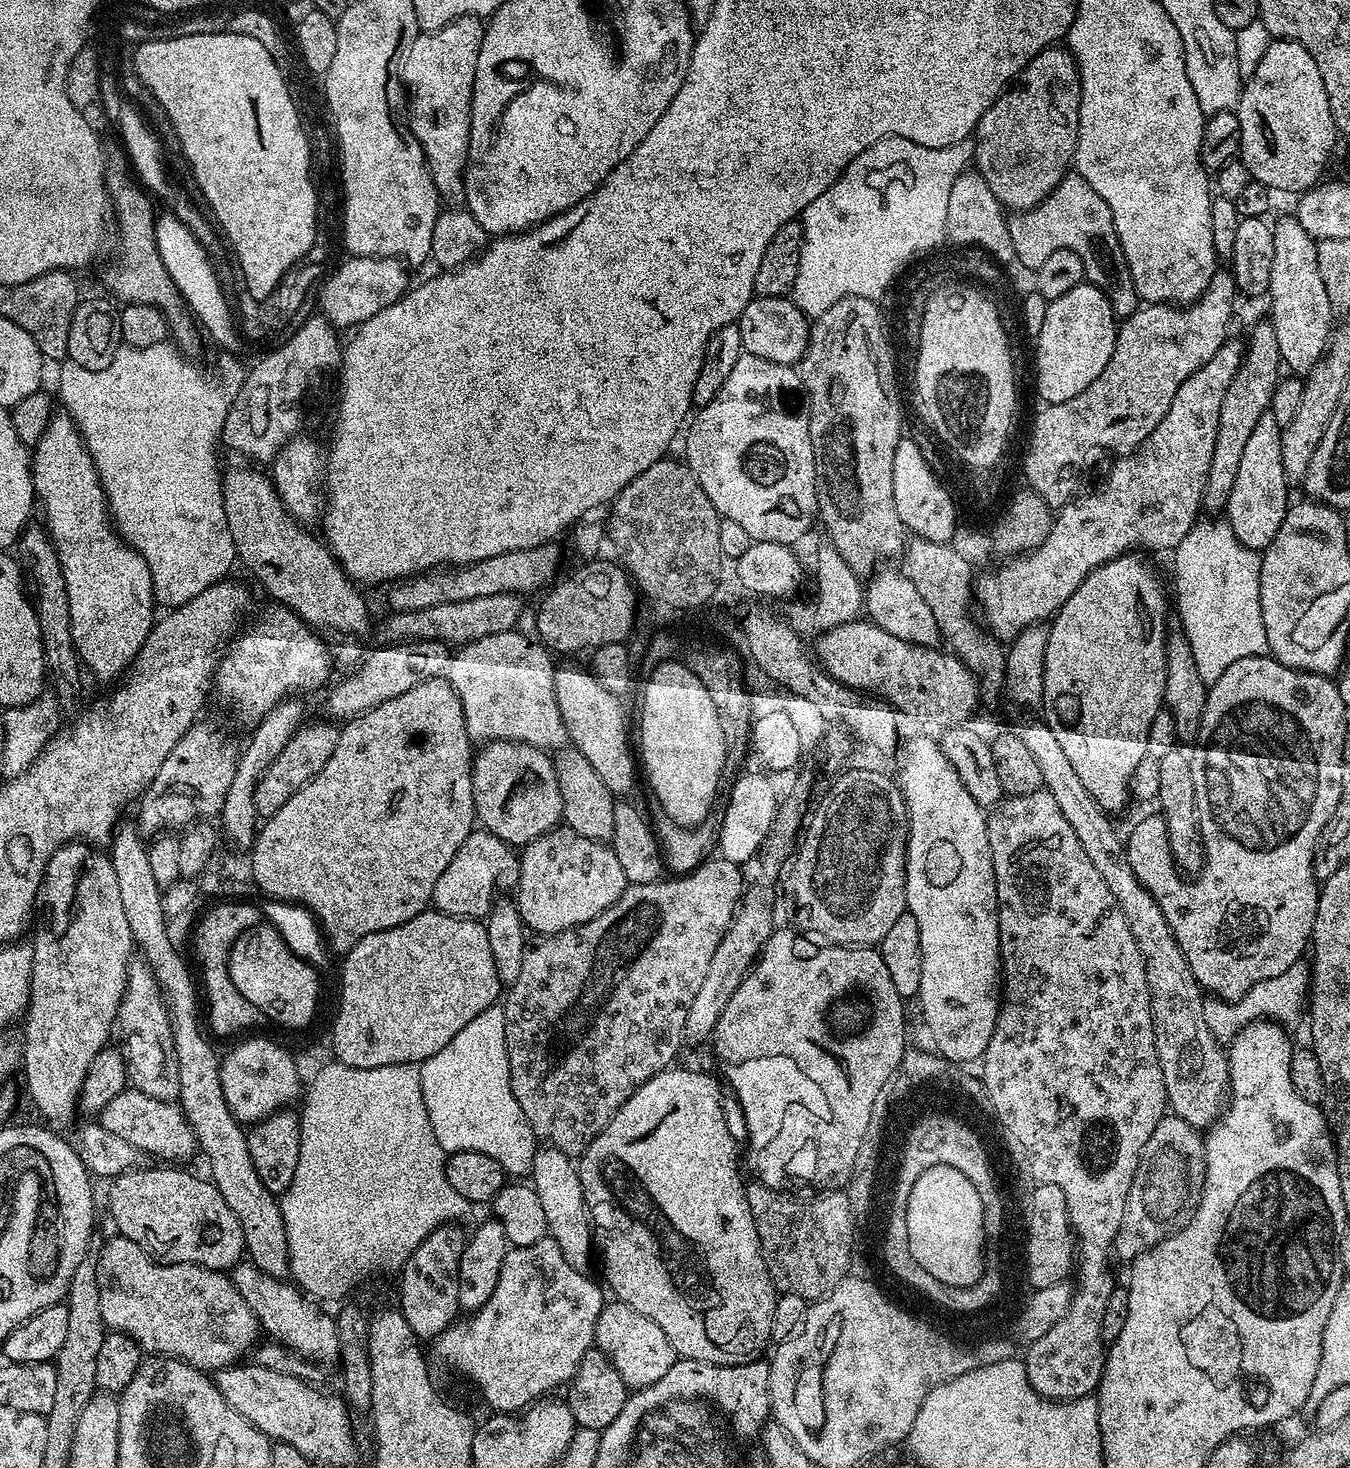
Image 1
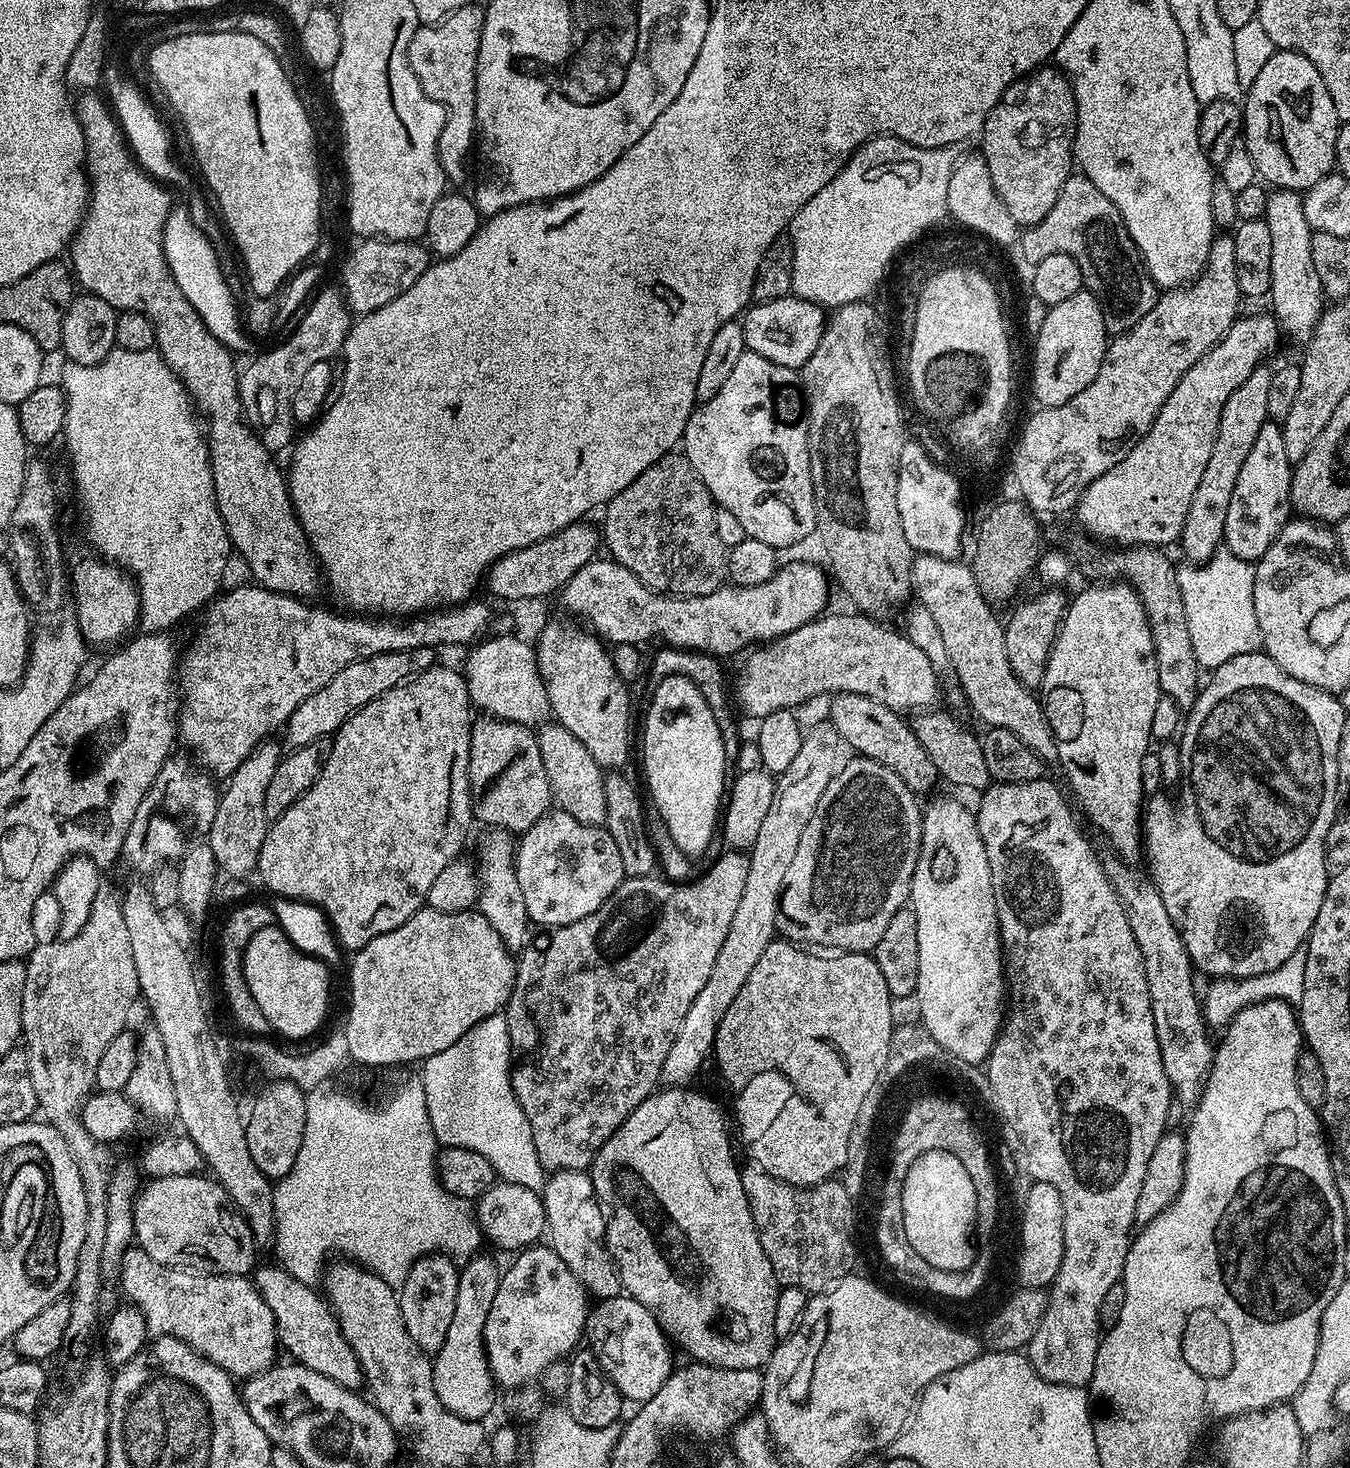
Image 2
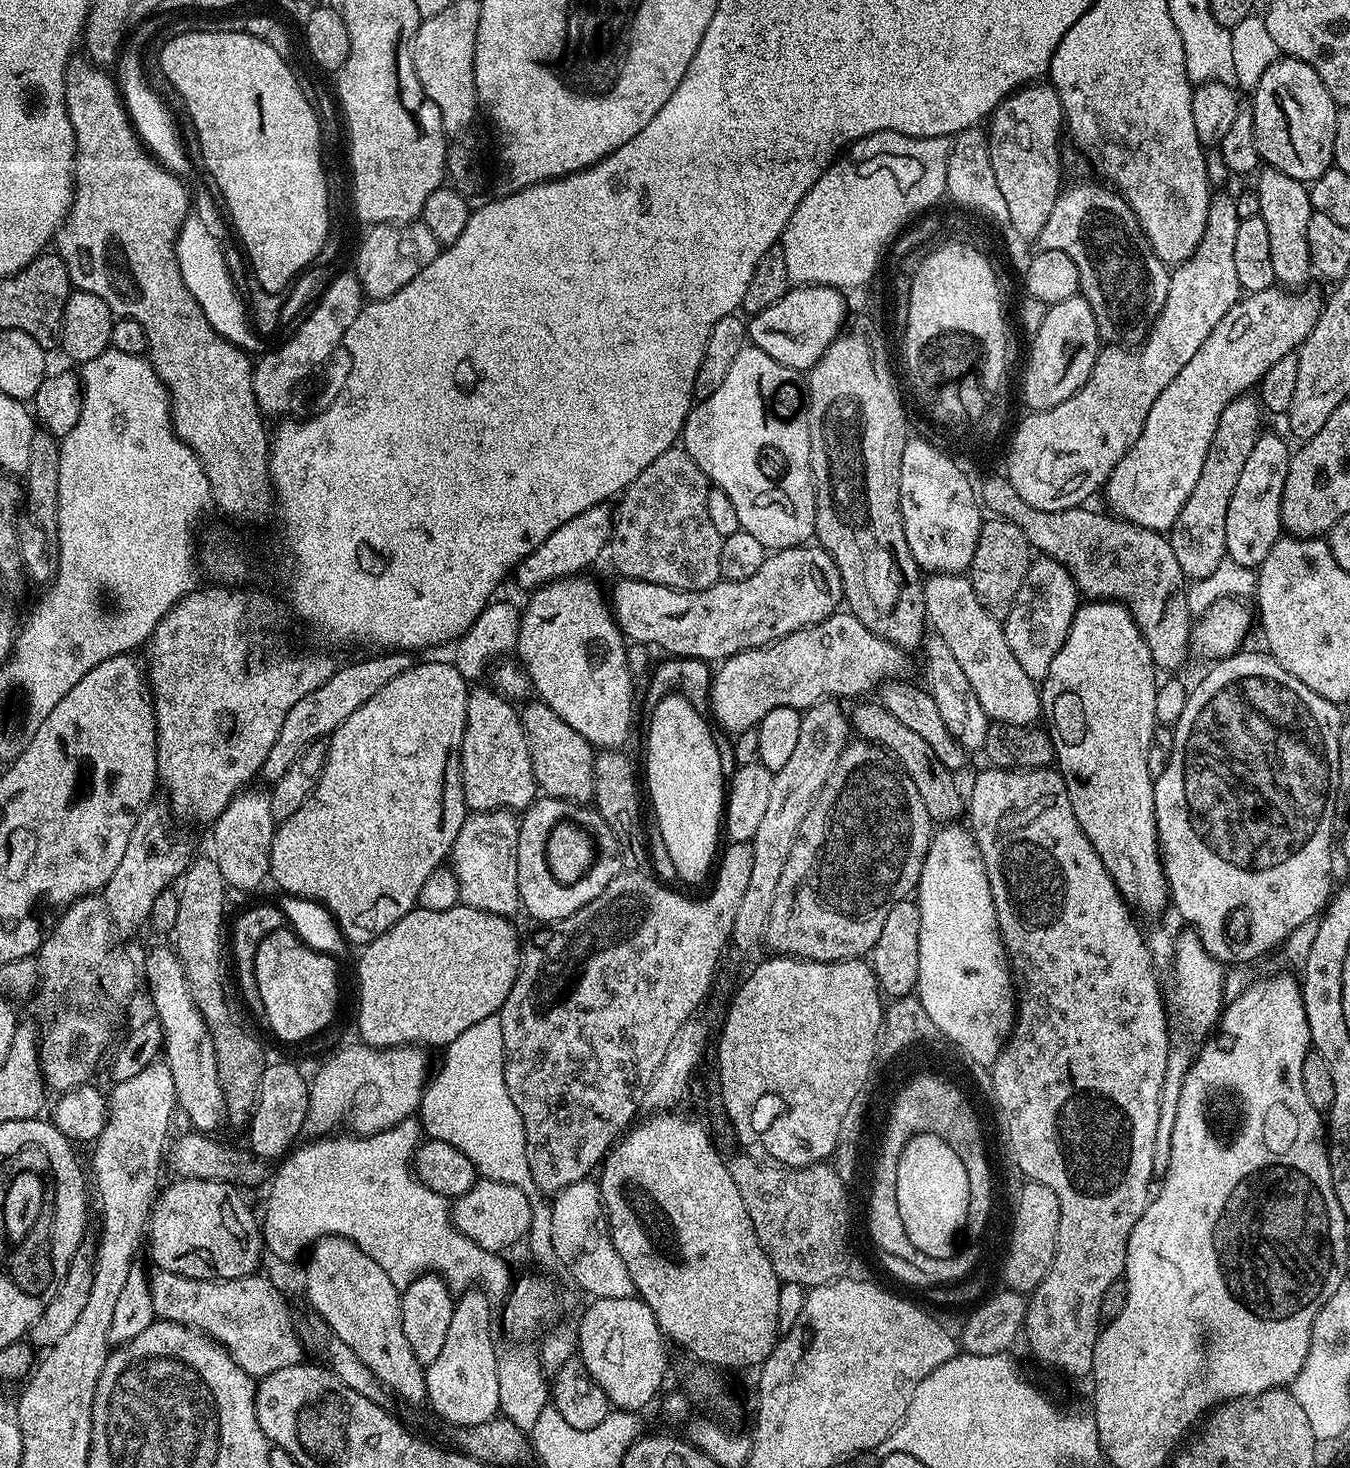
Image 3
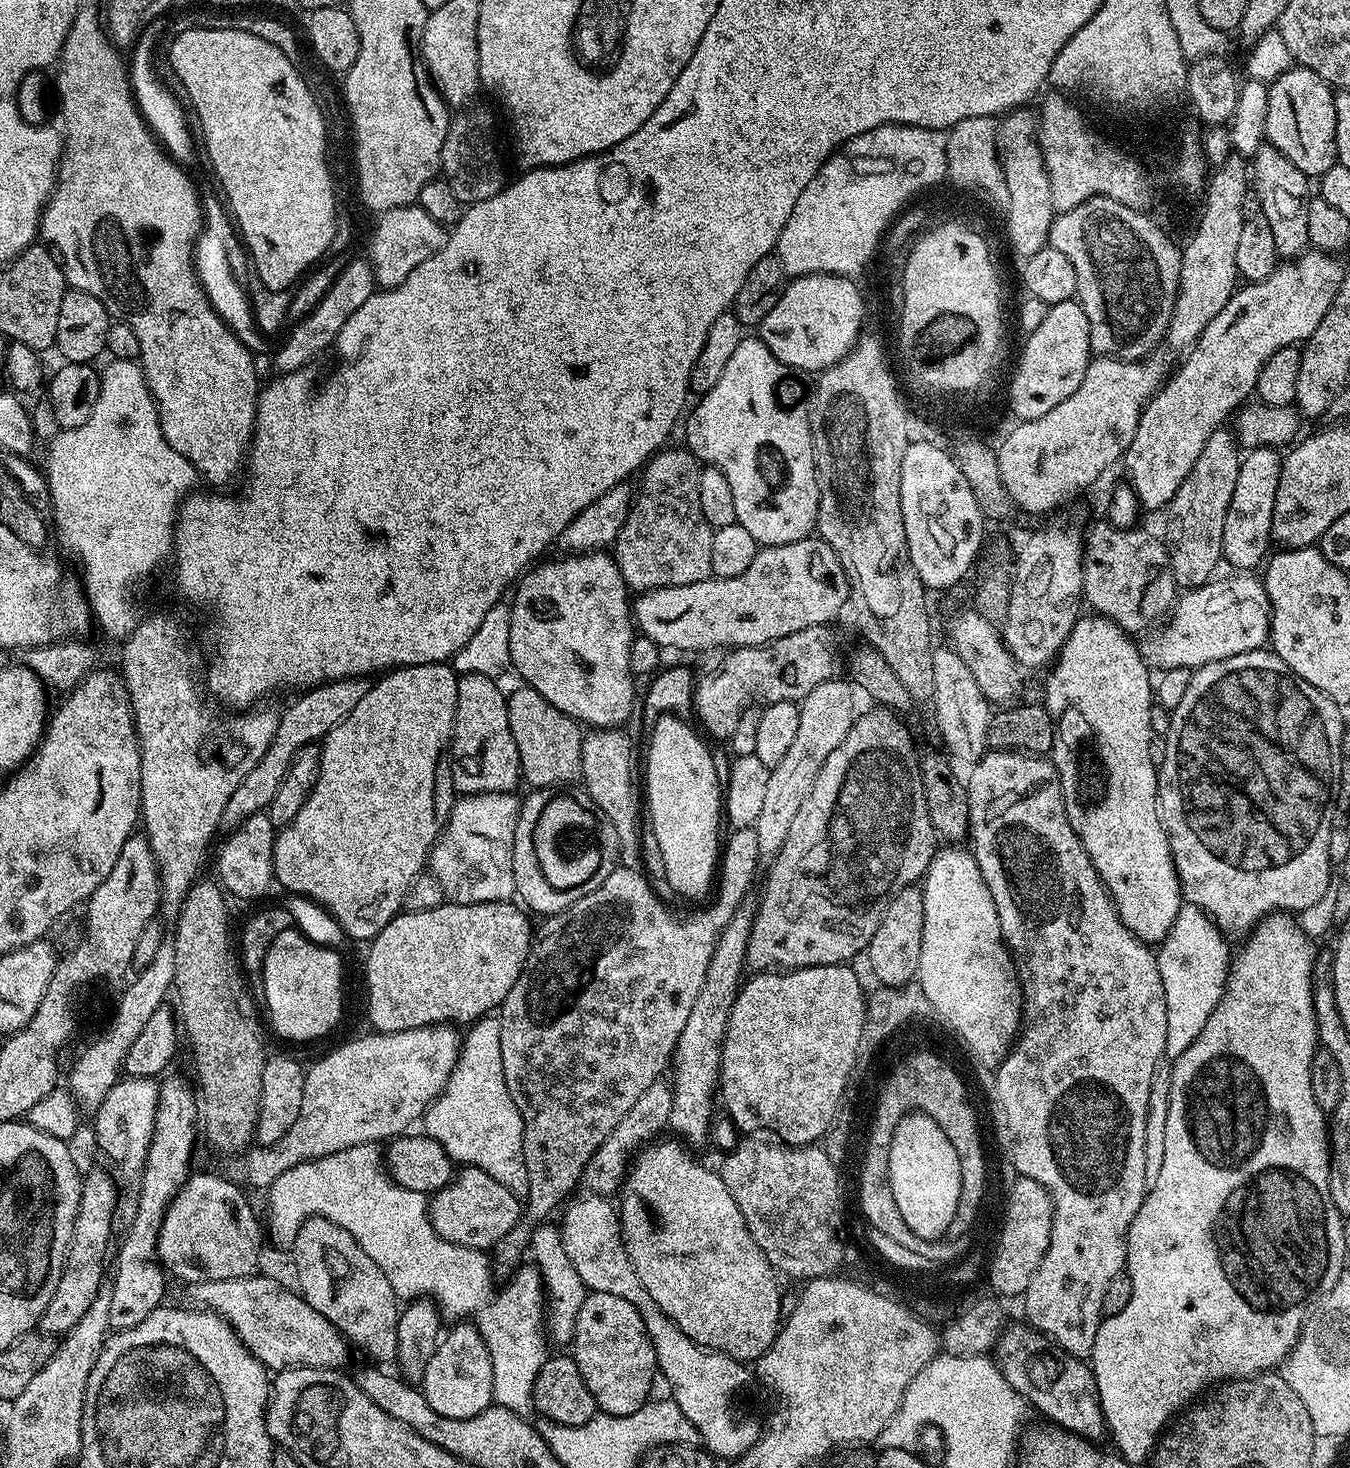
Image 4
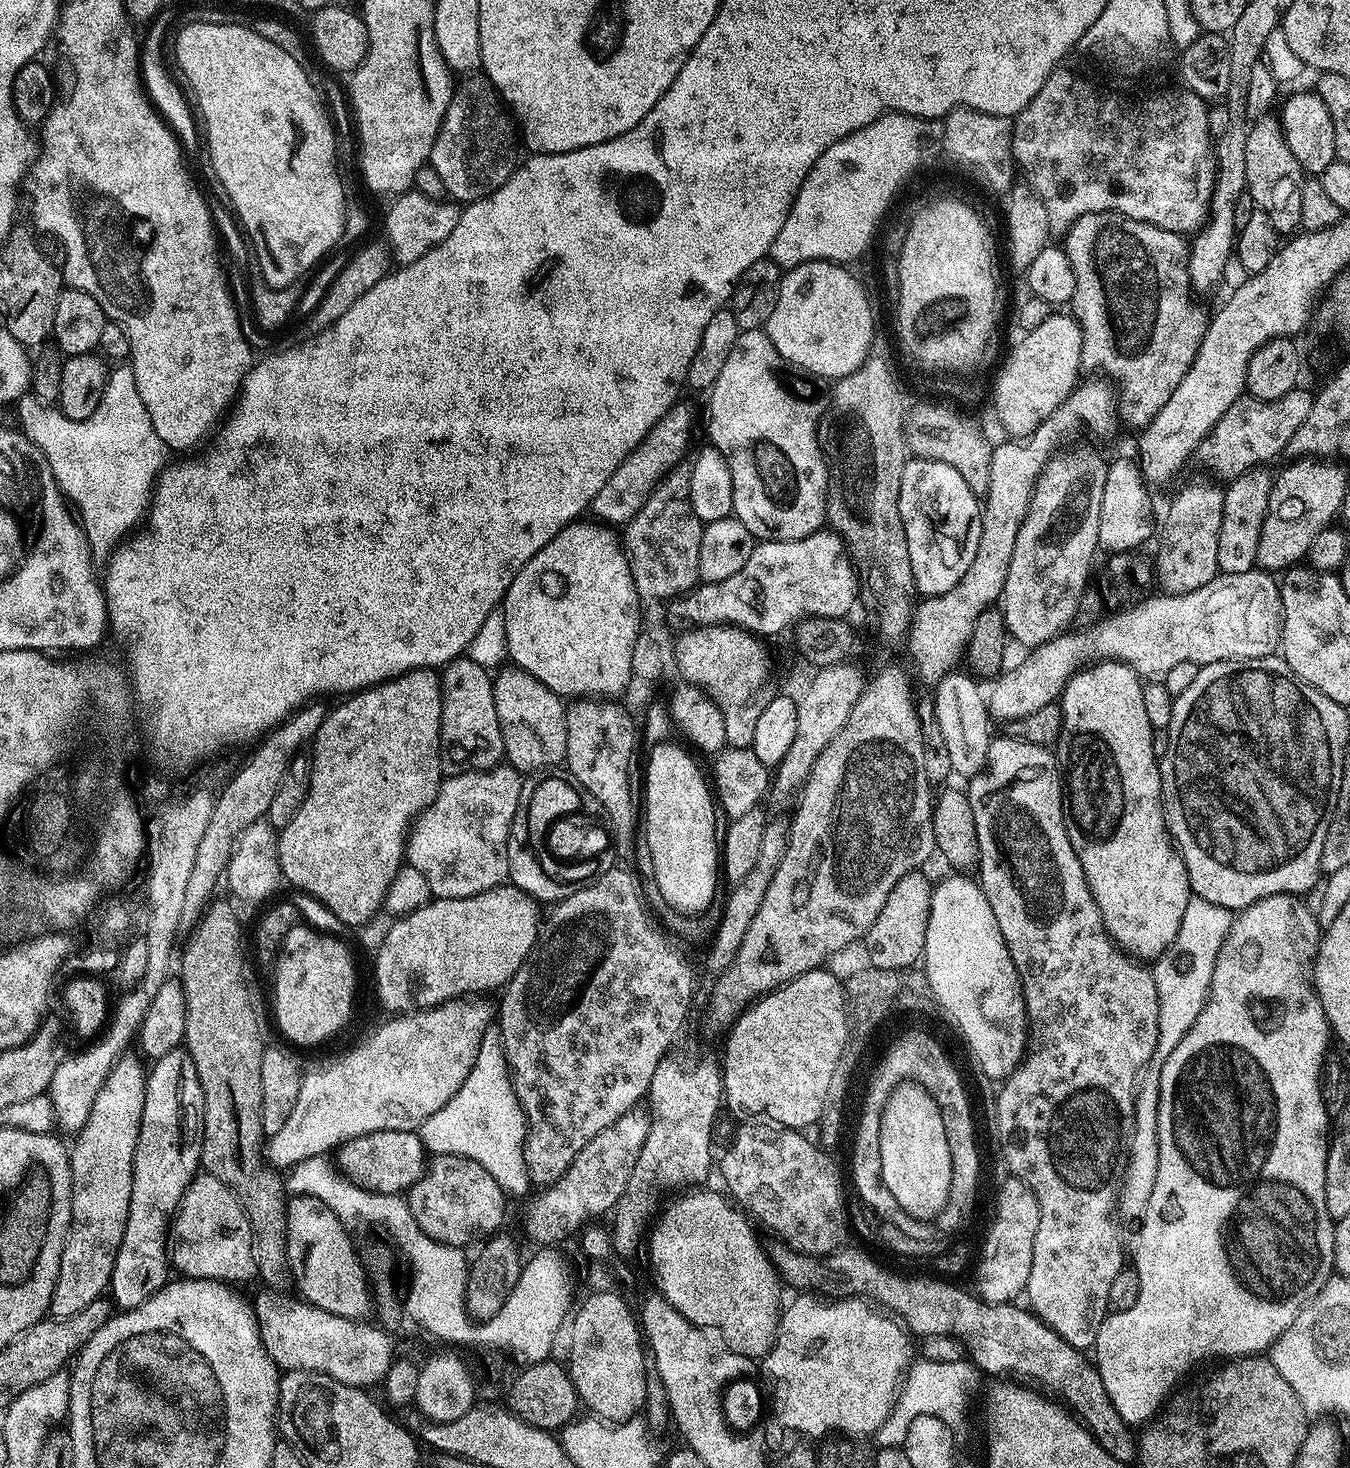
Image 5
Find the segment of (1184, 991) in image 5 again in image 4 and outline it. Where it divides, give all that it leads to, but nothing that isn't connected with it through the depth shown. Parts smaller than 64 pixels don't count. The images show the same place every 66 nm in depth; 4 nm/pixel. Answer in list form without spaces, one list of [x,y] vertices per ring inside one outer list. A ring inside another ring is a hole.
[[[1184,902],[1180,905],[1178,918],[1174,918],[1170,934],[1158,945],[1156,961],[1162,974],[1162,990],[1166,990],[1166,1046],[1164,1059],[1158,1062],[1154,1082],[1150,1084],[1150,1106],[1146,1114],[1146,1182],[1149,1186],[1158,1178],[1158,1170],[1162,1170],[1172,1061],[1183,1054],[1198,1034],[1202,1034],[1206,1018],[1210,1018],[1214,1006],[1218,1006],[1224,989],[1228,987],[1230,952],[1228,956],[1227,943],[1224,933],[1201,908]]]

